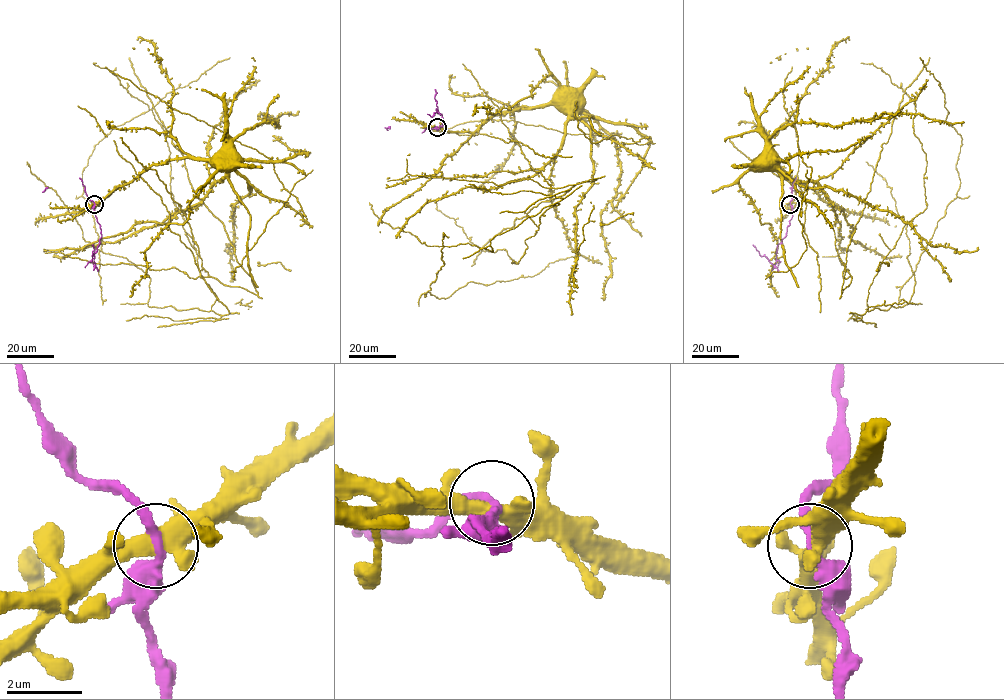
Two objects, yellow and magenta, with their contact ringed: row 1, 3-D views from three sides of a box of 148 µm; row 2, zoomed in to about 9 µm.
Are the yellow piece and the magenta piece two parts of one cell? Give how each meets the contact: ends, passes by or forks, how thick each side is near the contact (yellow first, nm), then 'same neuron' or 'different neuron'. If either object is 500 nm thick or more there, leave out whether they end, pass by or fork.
yellow forks there; magenta passes by; 380 nm thick on the yellow side, 280 nm on the other; different neuron

